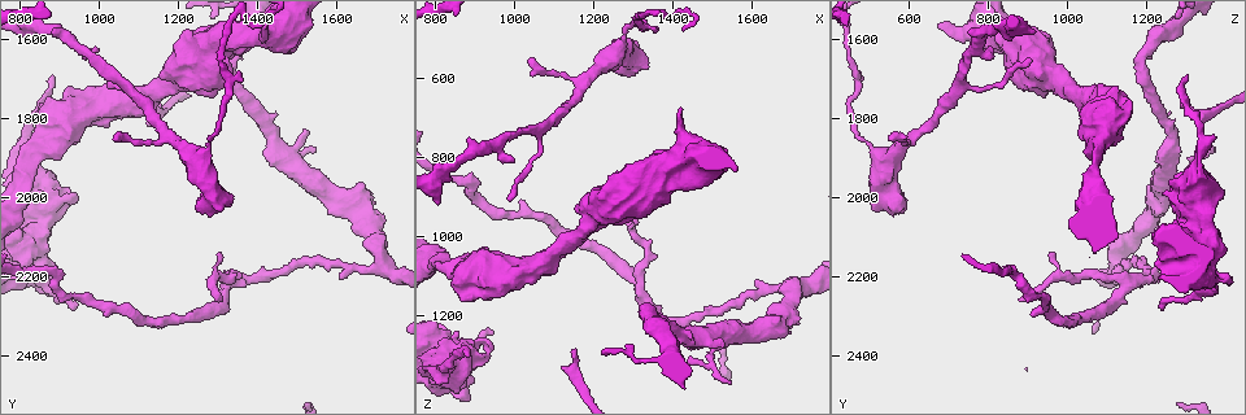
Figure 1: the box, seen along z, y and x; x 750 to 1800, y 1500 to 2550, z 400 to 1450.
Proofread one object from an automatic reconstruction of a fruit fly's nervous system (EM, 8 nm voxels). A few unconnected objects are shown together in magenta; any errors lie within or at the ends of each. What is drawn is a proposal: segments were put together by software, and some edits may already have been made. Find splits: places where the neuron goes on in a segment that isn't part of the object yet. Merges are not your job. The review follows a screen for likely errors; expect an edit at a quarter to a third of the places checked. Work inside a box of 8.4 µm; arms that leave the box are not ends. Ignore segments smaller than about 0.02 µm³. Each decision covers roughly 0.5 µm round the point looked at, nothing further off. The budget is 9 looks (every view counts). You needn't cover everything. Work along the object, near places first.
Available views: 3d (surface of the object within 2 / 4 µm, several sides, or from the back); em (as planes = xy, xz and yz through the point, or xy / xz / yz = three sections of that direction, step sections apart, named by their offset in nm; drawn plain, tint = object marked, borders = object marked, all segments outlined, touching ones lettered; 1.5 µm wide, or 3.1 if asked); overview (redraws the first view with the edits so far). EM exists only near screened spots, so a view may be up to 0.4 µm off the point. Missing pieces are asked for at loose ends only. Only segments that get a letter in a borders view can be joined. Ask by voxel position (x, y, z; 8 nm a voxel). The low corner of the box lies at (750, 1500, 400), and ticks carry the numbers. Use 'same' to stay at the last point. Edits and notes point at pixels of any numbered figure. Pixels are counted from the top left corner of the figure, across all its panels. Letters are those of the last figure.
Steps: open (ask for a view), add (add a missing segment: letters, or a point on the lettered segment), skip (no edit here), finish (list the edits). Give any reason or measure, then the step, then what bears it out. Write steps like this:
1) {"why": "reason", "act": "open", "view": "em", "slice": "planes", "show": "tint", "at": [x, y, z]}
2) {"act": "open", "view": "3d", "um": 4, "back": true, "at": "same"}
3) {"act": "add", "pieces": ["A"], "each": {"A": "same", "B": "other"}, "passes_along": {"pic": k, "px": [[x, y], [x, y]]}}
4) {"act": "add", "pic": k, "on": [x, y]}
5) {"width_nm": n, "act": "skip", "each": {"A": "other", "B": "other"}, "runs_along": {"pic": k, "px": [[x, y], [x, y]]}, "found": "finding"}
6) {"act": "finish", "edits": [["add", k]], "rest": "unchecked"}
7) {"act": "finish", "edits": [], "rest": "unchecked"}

{"why": "branch stops here", "act": "open", "view": "em", "slice": "planes", "show": "borders", "at": [995, 1625, 800]}

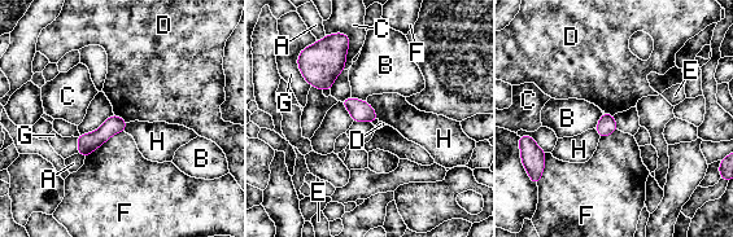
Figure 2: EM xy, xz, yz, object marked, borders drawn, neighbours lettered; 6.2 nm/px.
{"longest_contact_nm": ["F", 300], "act": "skip", "each": {"A": "other", "B": "other", "C": "other", "D": "other", "E": "other", "F": "other", "G": "other", "H": "other"}, "border": {"pic": 2, "px": [[366, 101], [379, 119]]}, "found": "no lettered segment goes on from it"}

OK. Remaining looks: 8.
{"why": "an open end", "act": "open", "view": "3d", "um": 2, "at": [890, 1695, 1300]}

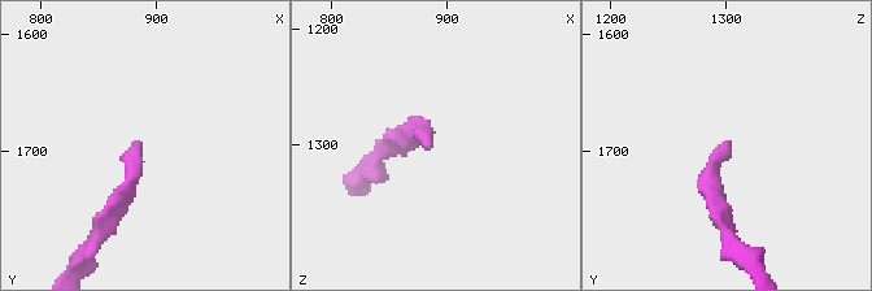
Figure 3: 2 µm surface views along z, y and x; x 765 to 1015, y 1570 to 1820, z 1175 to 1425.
{"act": "open", "view": "em", "slice": "planes", "show": "plain", "at": [882, 1694, 1302]}

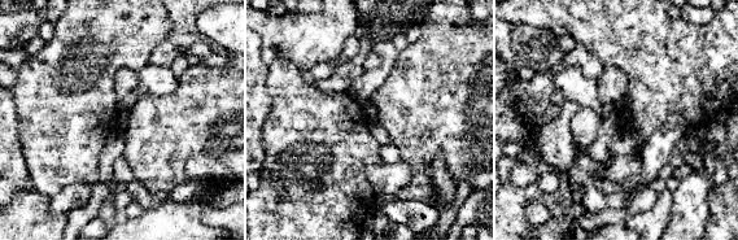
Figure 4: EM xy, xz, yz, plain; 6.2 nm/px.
{"why": "what lies round it", "act": "open", "view": "em", "slice": "planes", "show": "borders", "at": "same"}

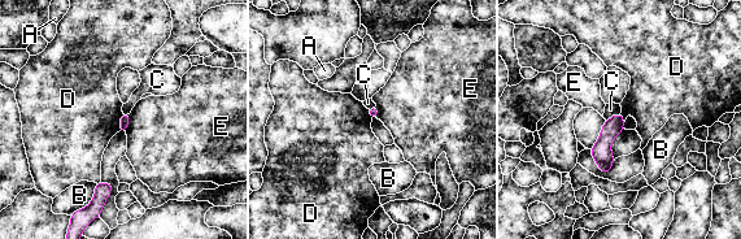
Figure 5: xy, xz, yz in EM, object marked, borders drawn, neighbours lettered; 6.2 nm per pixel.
{"act": "skip", "each": {"A": "other", "B": "other", "C": "other", "D": "other", "E": "other"}, "found": "none of them fits"}

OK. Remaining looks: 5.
{"why": "thick end", "act": "open", "view": "3d", "um": 2, "at": [1515, 1820, 1270]}

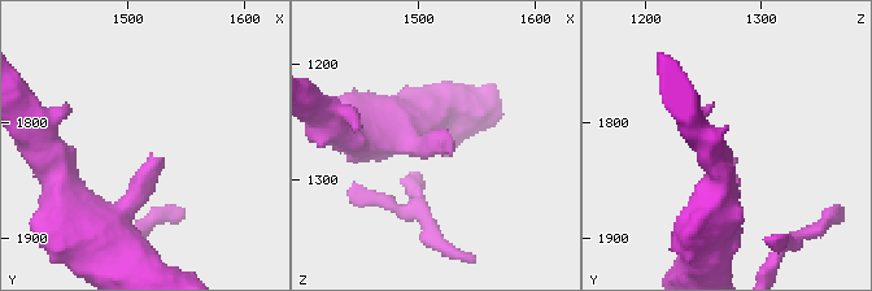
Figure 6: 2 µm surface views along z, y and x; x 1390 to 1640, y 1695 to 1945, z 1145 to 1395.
{"act": "open", "view": "em", "slice": "xy", "step": 8, "show": "tint", "at": [1520, 1828, 1266]}

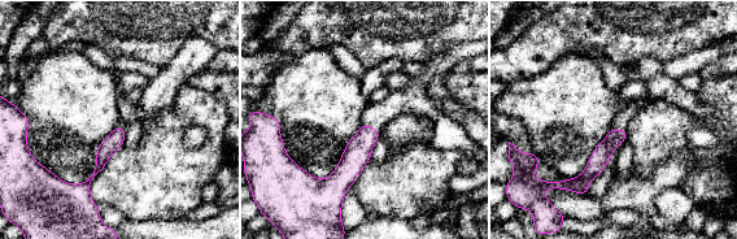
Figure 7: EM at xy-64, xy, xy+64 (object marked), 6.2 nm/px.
{"act": "open", "view": "em", "slice": "planes", "show": "borders", "at": "same"}

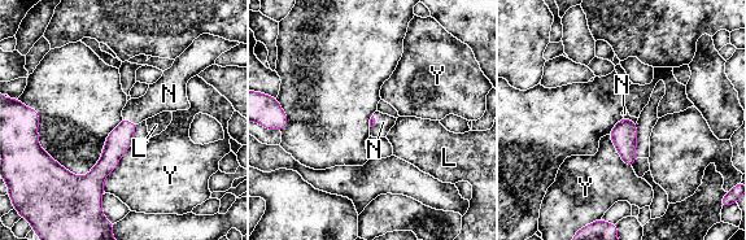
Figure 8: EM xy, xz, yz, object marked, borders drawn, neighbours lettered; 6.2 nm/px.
{"act": "add", "pieces": ["N"], "each": {"L": "other", "N": "same", "Y": "other"}, "passes_along": {"pic": 8, "px": [[117, 143], [130, 122], [161, 96]]}, "found": "the neuron continues"}

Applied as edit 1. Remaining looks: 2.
{"act": "open", "view": "overview"}

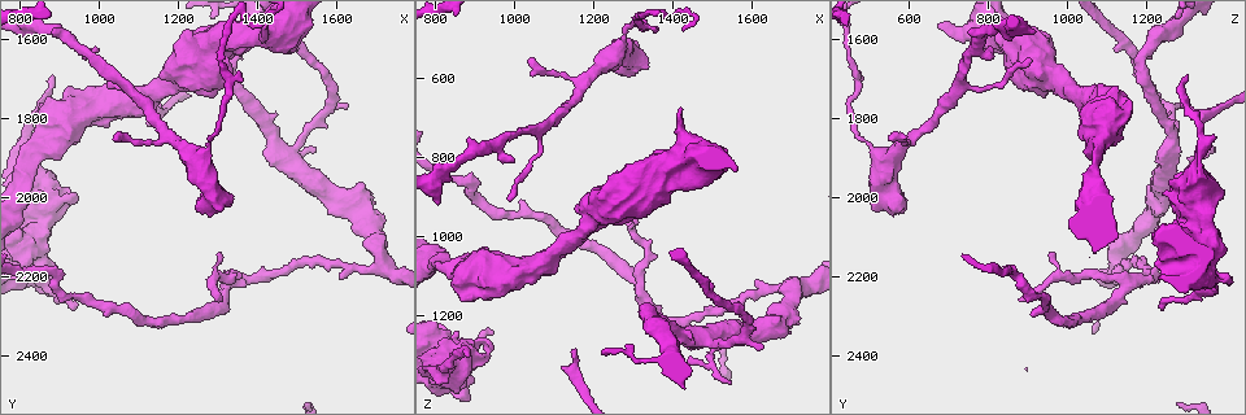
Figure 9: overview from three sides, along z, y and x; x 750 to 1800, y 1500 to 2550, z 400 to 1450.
{"why": "stops while still wide", "act": "open", "view": "em", "slice": "planes", "show": "borders", "at": [1385, 1620, 895]}

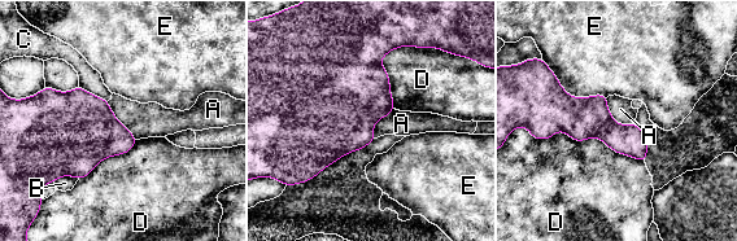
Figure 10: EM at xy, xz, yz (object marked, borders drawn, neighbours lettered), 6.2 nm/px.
{"act": "skip", "each": {"A": "other", "B": "other", "C": "other", "D": "other", "E": "other"}, "border": {"pic": 10, "px": [[533, 136], [598, 137], [644, 162]]}, "found": "no lettered segment goes on from it"}

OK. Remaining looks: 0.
{"act": "finish", "edits": [["add", 8]], "rest": "unchecked"}

